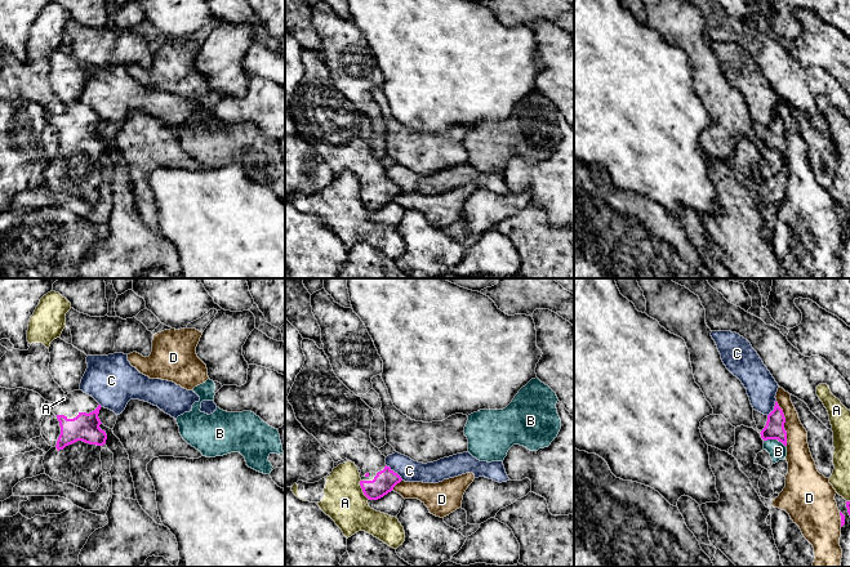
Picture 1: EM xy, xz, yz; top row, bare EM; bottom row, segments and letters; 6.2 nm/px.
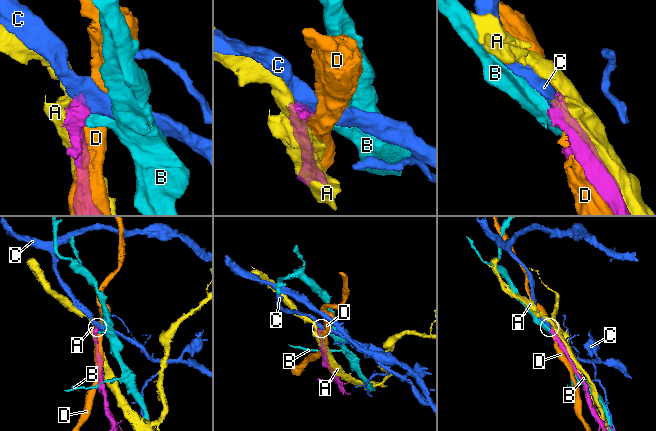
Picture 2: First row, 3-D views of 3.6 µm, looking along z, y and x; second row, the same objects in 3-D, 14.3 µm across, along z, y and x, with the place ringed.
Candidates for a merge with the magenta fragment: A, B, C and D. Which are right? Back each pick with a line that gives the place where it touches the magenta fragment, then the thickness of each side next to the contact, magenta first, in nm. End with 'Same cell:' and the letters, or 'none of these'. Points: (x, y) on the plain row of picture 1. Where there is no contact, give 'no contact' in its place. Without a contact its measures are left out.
Same cell: none of these

